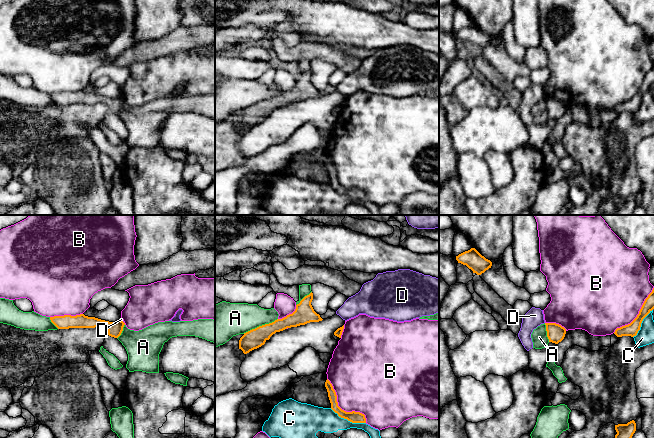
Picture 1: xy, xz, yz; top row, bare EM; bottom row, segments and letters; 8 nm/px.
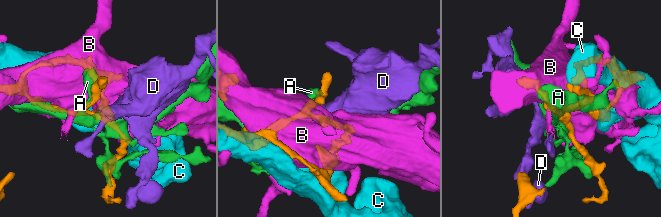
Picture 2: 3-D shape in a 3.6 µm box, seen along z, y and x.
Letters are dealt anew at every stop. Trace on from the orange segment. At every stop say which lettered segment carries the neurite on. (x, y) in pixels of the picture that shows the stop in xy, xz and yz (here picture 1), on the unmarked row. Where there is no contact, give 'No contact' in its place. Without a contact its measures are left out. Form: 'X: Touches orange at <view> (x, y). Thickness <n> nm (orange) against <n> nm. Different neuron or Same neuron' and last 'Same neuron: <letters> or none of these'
A: Touches orange at xz (260, 102). Thickness 160 nm (orange) against 280 nm. Different neuron
B: Touches orange at xz (340, 184). Thickness 100 nm (orange) against 440 nm. Different neuron
C: Touches orange at xz (348, 196). Thickness 100 nm (orange) against 190 nm. Different neuron
D: Touches orange at xy (122, 97). Thickness 120 nm (orange) against 20 nm. Different neuron
Same neuron: none of these

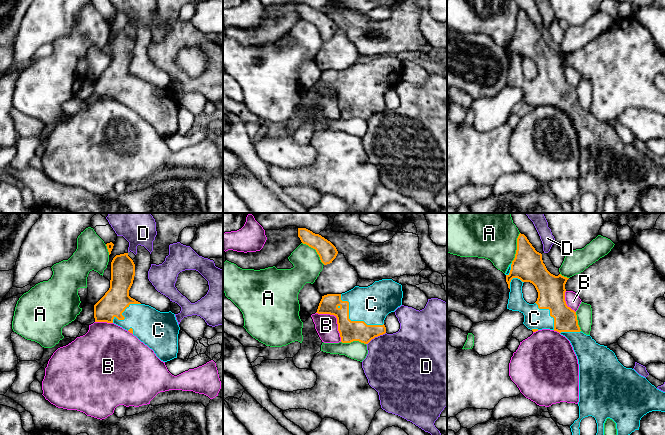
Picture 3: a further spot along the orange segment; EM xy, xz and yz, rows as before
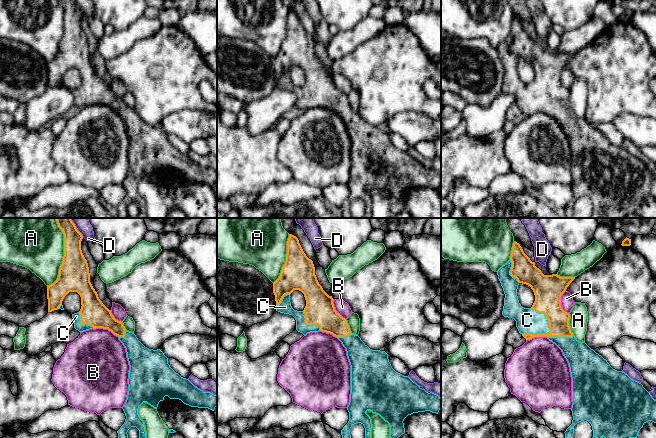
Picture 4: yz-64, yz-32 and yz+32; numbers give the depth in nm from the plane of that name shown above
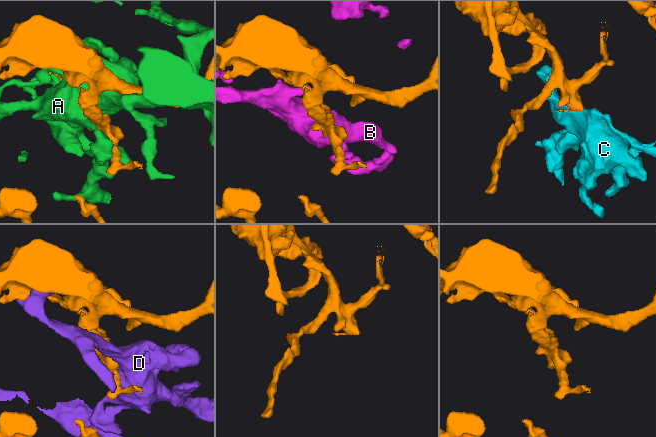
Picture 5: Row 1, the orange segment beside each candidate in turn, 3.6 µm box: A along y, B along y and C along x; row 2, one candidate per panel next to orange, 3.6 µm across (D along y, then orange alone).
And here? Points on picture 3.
A: Touches orange at yz (517, 24). Thickness 240 nm (orange) against 300 nm. Different neuron
B: Touches orange at xz (337, 96). Thickness 170 nm (orange) against 180 nm. Different neuron
C: Touches orange at xz (352, 97). Thickness 170 nm (orange) against 300 nm. Same neuron
D: Touches orange at xz (375, 112). Thickness 170 nm (orange) against 440 nm. Different neuron
Same neuron: C

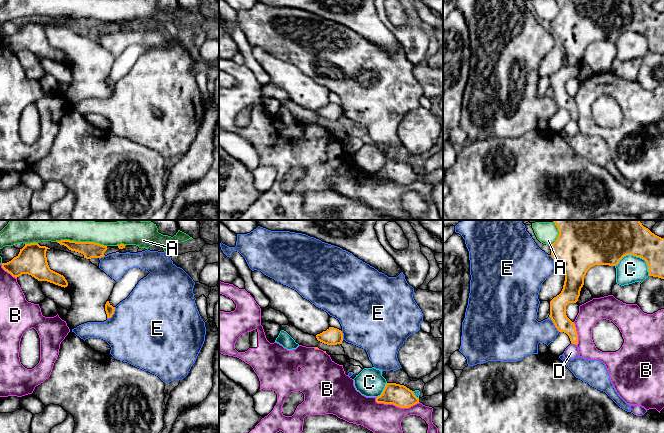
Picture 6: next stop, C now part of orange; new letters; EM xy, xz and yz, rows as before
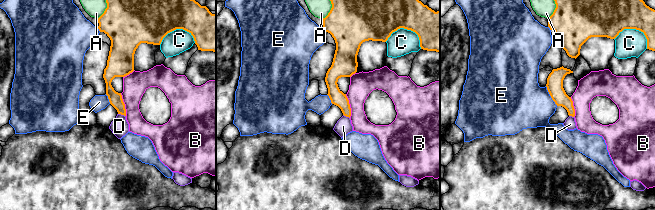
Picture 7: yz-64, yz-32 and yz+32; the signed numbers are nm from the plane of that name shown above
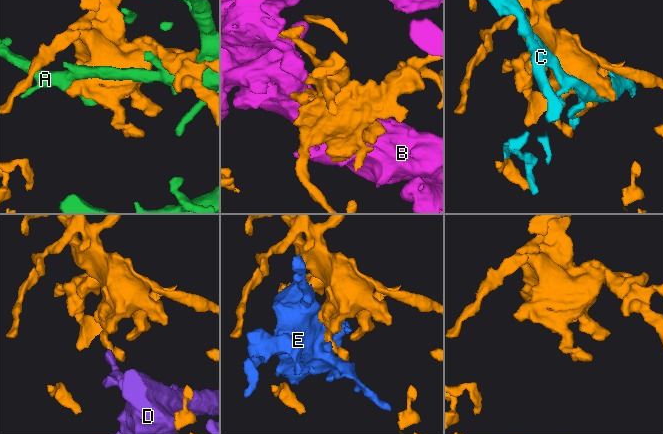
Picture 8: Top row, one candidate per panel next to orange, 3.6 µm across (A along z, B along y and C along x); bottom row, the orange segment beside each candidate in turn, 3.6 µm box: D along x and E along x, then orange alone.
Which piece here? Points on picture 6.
A: Touches orange at xy (81, 18). Thickness 130 nm (orange) against 180 nm. Different neuron
B: Touches orange at xz (396, 181). Thickness 180 nm (orange) against 260 nm. Different neuron
C: Touches orange at yz (637, 32). Thickness 320 nm (orange) against 220 nm. Different neuron
D: Touches orange at yz (574, 119). Thickness 130 nm (orange) against 110 nm. Different neuron
E: Touches orange at yz (554, 100). Thickness 130 nm (orange) against 280 nm. Different neuron
Same neuron: none of these

